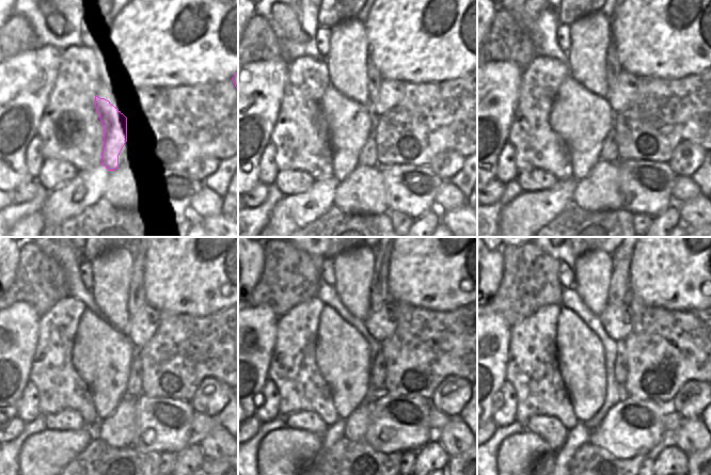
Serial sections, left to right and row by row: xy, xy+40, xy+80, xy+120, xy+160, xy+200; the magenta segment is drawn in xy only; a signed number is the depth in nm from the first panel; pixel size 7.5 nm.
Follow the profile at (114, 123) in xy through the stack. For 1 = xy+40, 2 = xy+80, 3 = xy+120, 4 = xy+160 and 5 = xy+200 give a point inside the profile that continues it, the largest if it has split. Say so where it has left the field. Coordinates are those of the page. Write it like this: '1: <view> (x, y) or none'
1: xy+40 (348, 125)
2: xy+80 (582, 119)
3: xy+120 (103, 355)
4: xy+160 (343, 357)
5: xy+200 (581, 358)

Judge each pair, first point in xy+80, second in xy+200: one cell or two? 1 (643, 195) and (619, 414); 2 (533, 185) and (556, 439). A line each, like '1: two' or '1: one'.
1: one
2: one

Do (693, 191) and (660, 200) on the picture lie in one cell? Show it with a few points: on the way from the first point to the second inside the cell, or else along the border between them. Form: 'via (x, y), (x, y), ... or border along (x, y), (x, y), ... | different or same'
border along (676, 175), (670, 191), (670, 202) | different

